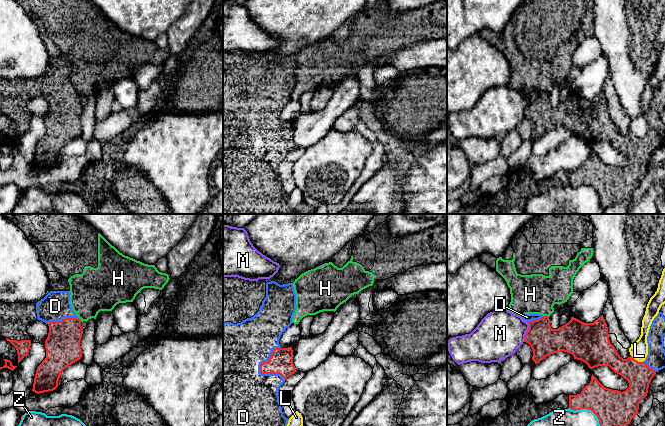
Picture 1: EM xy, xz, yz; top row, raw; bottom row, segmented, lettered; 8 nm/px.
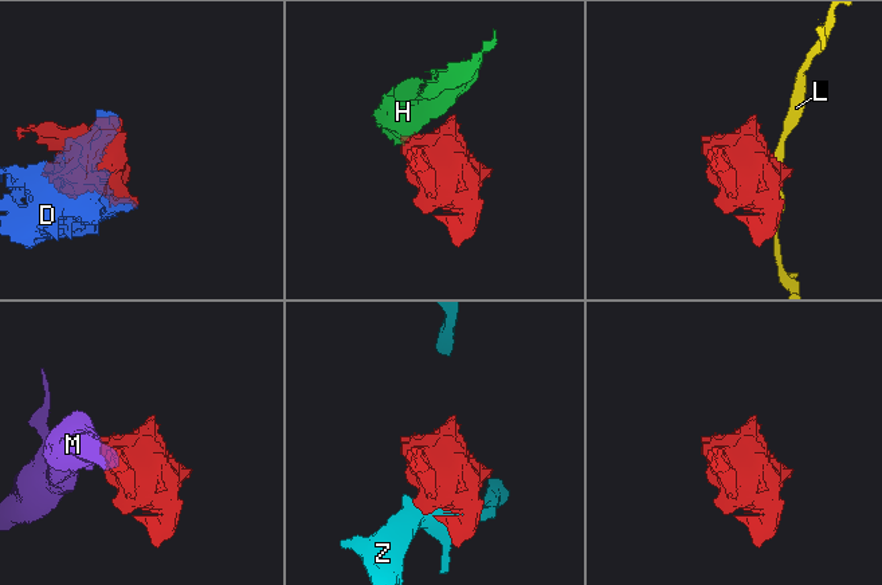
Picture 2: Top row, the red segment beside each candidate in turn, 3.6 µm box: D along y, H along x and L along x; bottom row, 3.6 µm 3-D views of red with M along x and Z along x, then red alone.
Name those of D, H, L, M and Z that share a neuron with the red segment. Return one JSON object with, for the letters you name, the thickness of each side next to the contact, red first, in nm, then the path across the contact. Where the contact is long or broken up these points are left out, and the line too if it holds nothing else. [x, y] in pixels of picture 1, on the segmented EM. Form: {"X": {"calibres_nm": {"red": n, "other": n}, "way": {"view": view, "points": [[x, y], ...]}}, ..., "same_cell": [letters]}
{"D": {"calibres_nm": {"red": 190, "other": 500}}, "same_cell": ["D"]}

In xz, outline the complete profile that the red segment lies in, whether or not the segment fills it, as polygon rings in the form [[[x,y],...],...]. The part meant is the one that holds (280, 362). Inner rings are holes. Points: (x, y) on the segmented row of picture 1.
[[[223,277],[223,426],[287,426],[289,419],[283,415],[278,390],[285,380],[297,372],[293,364],[292,347],[282,348],[279,339],[293,322],[296,310],[296,294],[293,283],[280,285],[275,281],[249,281],[238,277]]]

